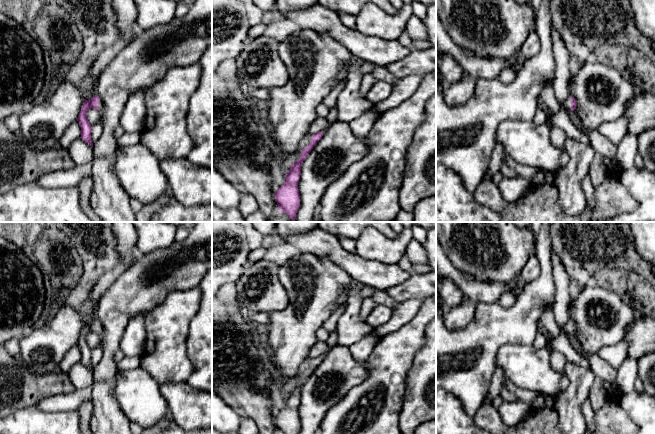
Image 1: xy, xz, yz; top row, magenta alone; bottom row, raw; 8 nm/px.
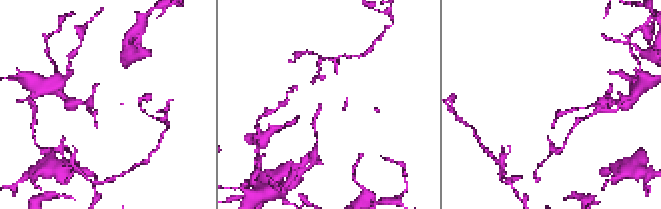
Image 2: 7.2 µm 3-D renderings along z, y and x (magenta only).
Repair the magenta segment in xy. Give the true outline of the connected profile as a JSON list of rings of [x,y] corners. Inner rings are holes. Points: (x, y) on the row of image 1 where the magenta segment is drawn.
[[[94,95],[91,100],[85,99],[77,120],[81,127],[80,138],[84,140],[88,145],[93,147],[91,139],[92,127],[87,119],[87,111],[90,108],[93,108],[98,111],[101,111],[103,109],[103,101],[98,95]]]

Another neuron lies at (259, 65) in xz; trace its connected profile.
[[[262,35],[253,39],[238,56],[235,77],[256,89],[279,88],[287,84],[289,74],[278,54],[279,42]]]

